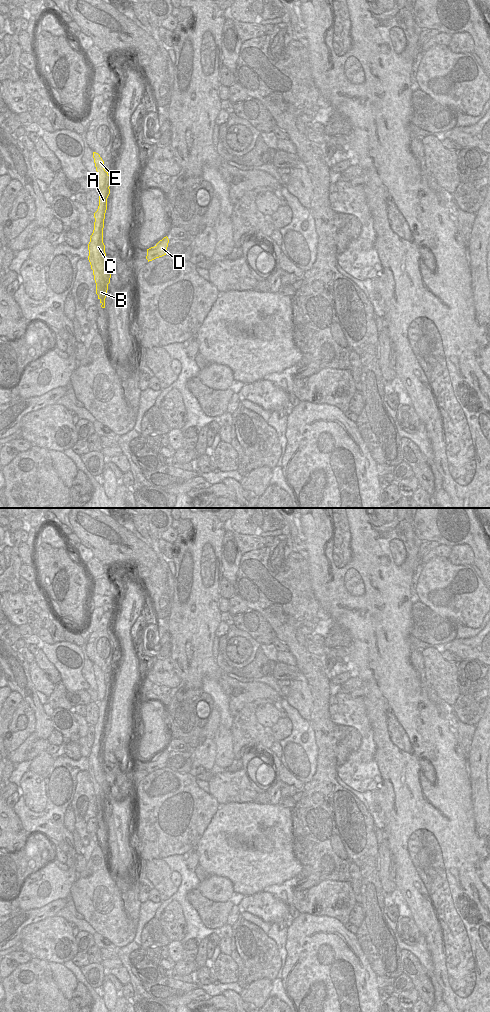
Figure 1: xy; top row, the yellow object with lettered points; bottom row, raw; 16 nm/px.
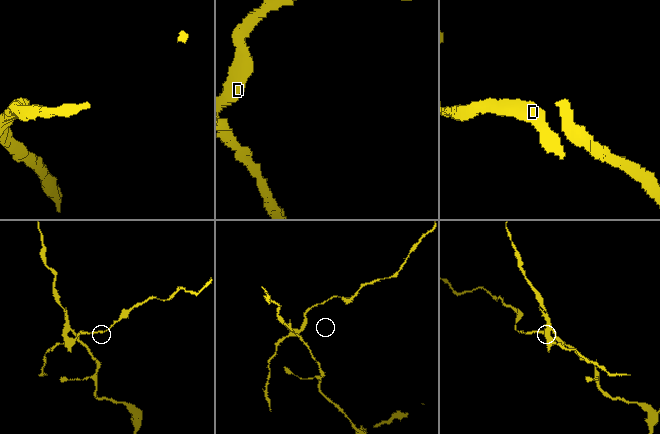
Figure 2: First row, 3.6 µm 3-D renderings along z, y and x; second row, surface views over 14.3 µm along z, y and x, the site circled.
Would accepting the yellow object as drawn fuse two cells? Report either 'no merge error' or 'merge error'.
merge error

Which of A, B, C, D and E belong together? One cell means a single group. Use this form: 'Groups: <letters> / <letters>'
Groups: A B C D / E

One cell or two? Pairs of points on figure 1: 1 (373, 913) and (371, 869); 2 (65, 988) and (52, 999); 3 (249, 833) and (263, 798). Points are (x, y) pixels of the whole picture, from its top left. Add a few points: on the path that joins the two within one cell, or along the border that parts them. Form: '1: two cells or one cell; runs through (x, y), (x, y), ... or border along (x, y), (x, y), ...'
1: one cell; runs through (373, 902), (371, 880)
2: two cells; border along (51, 969), (56, 986), (69, 1001)
3: two cells; border along (253, 801), (268, 804)

